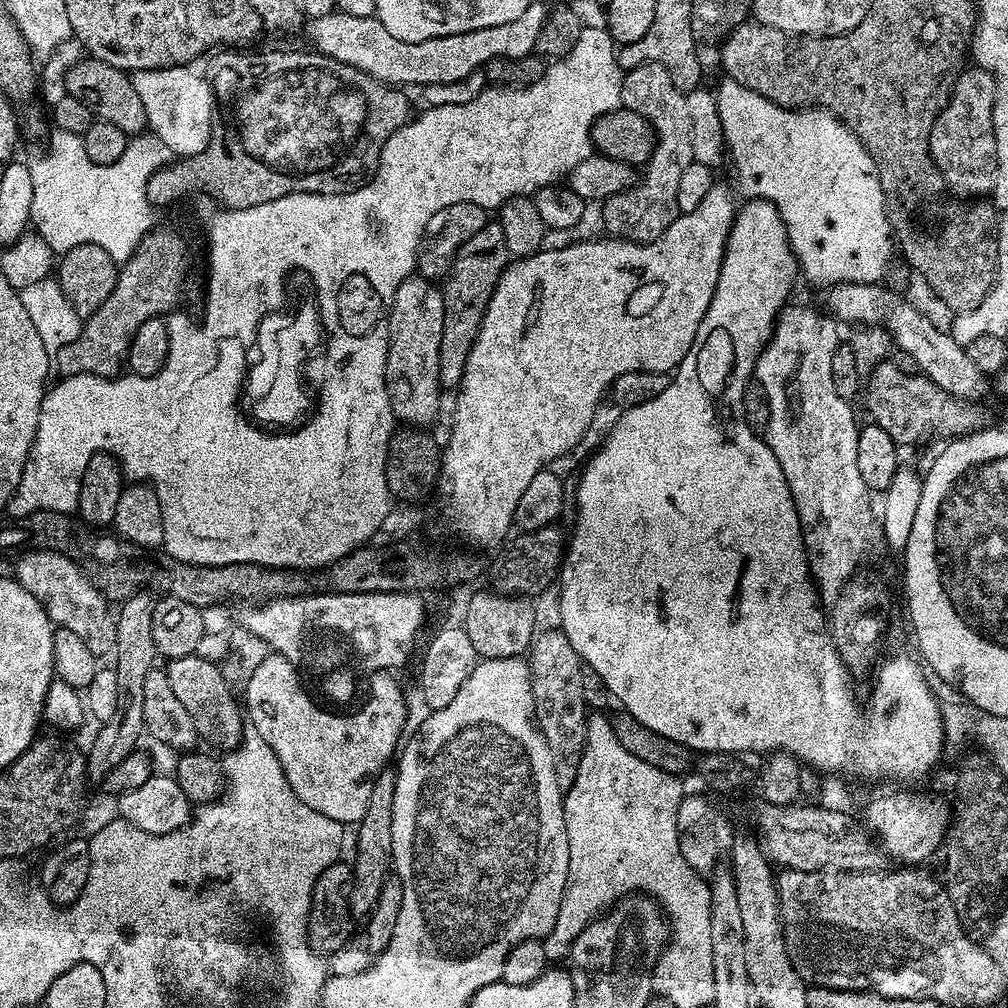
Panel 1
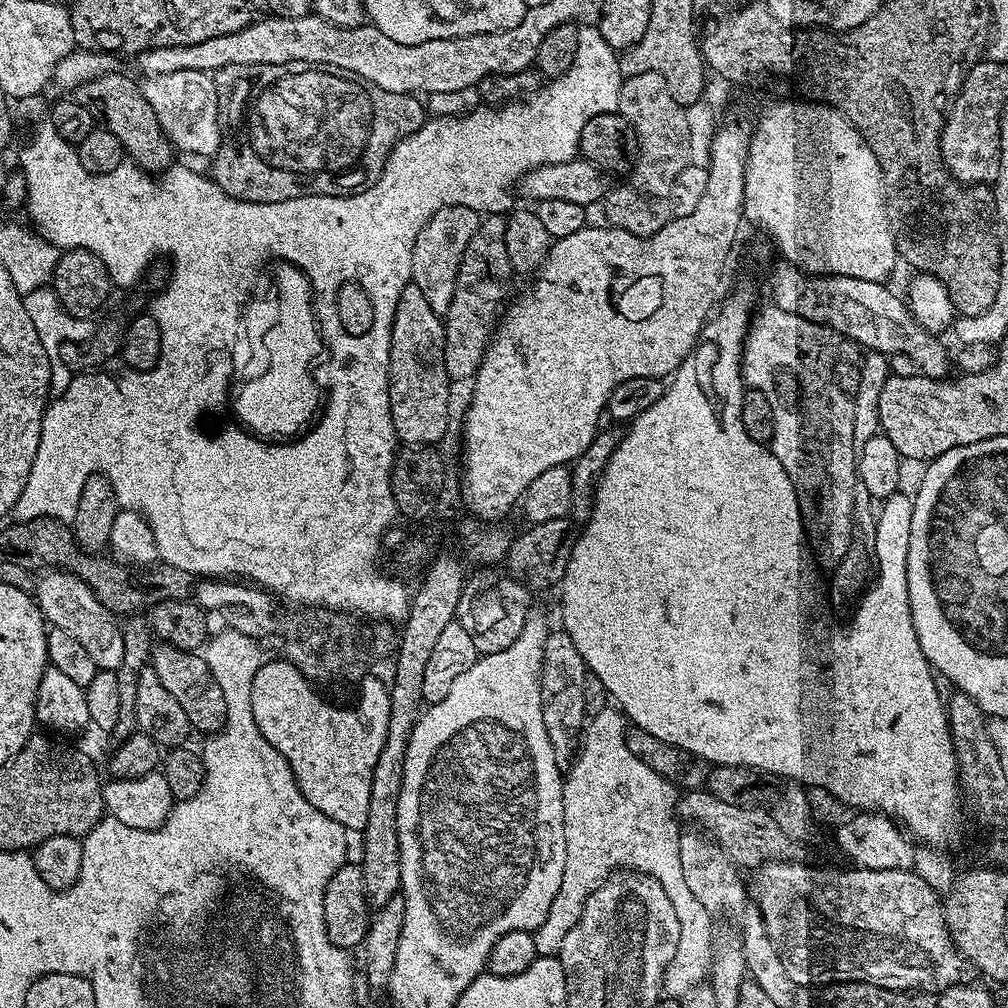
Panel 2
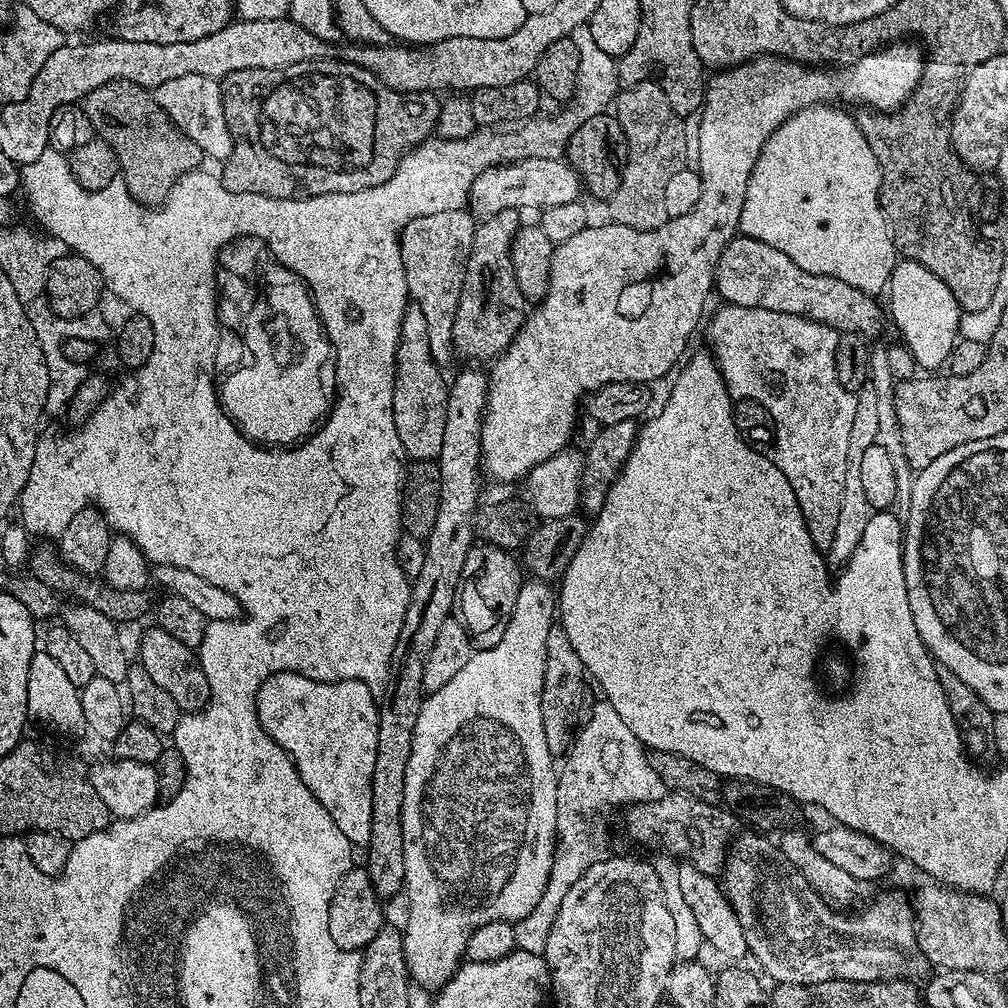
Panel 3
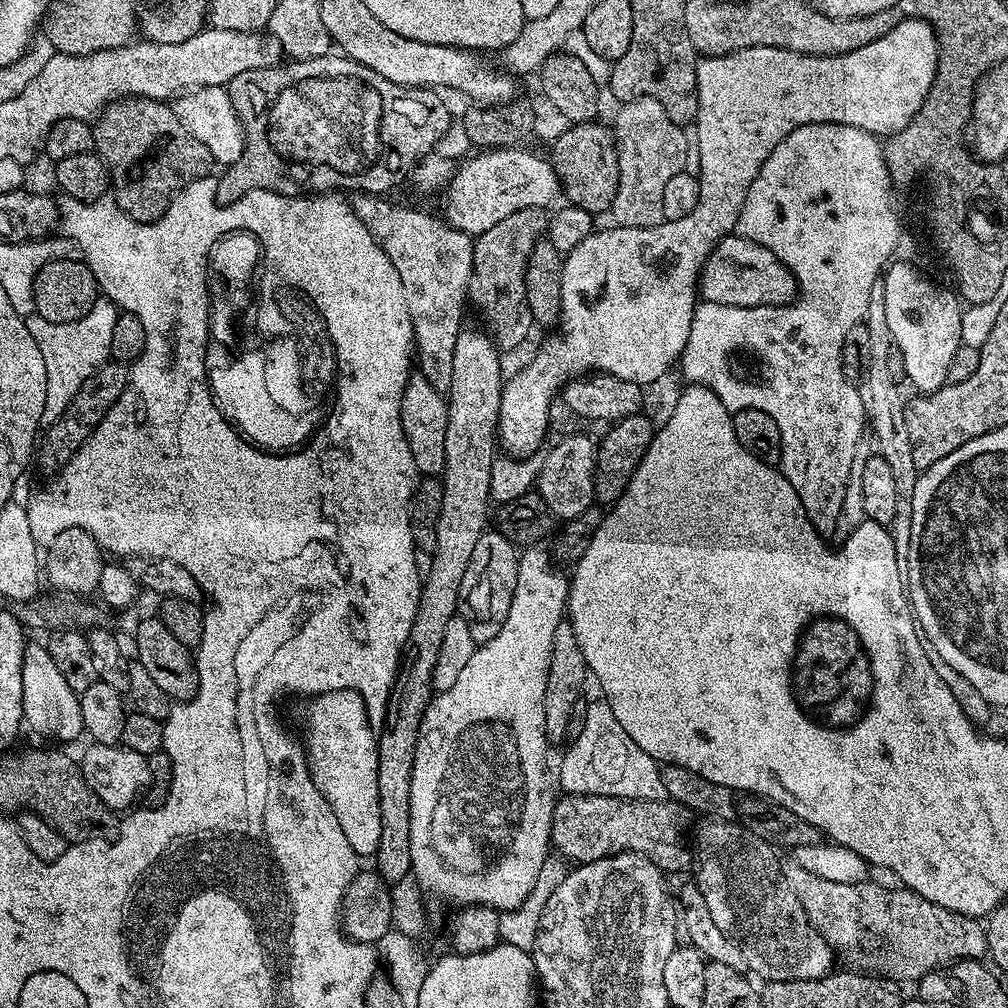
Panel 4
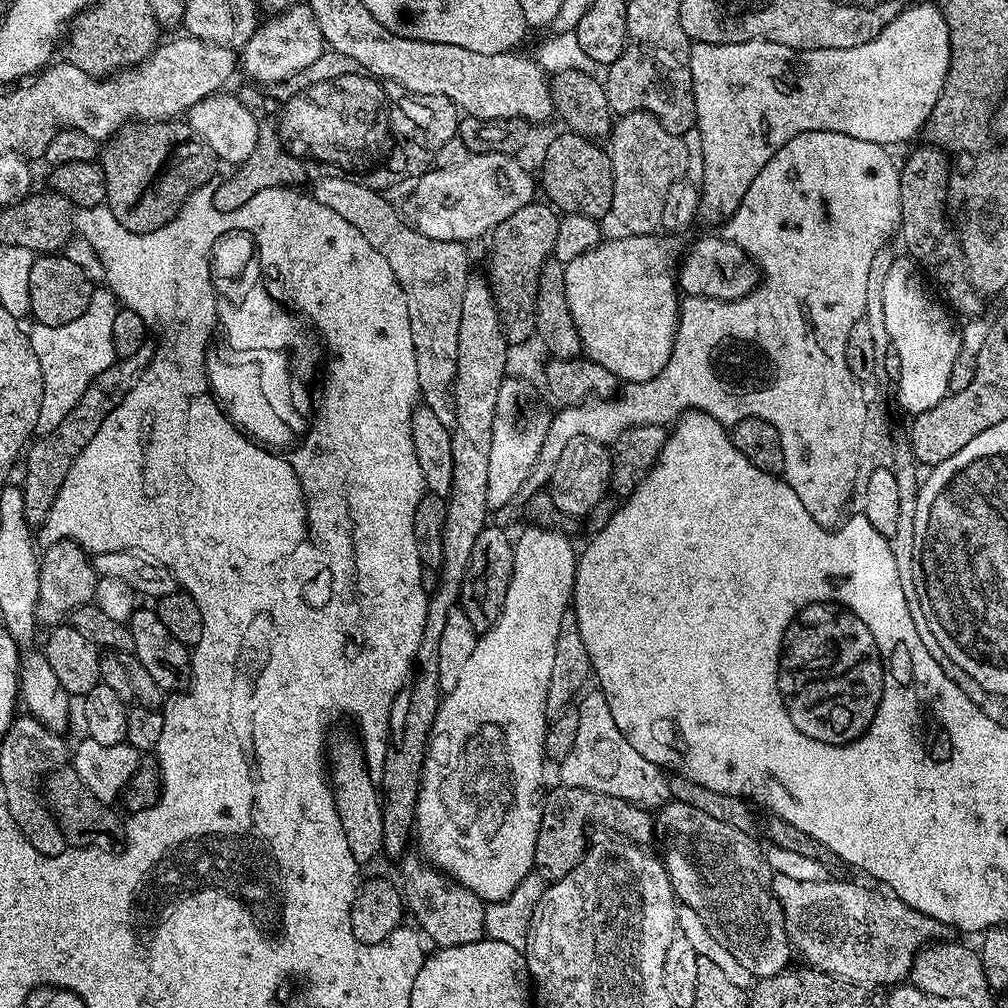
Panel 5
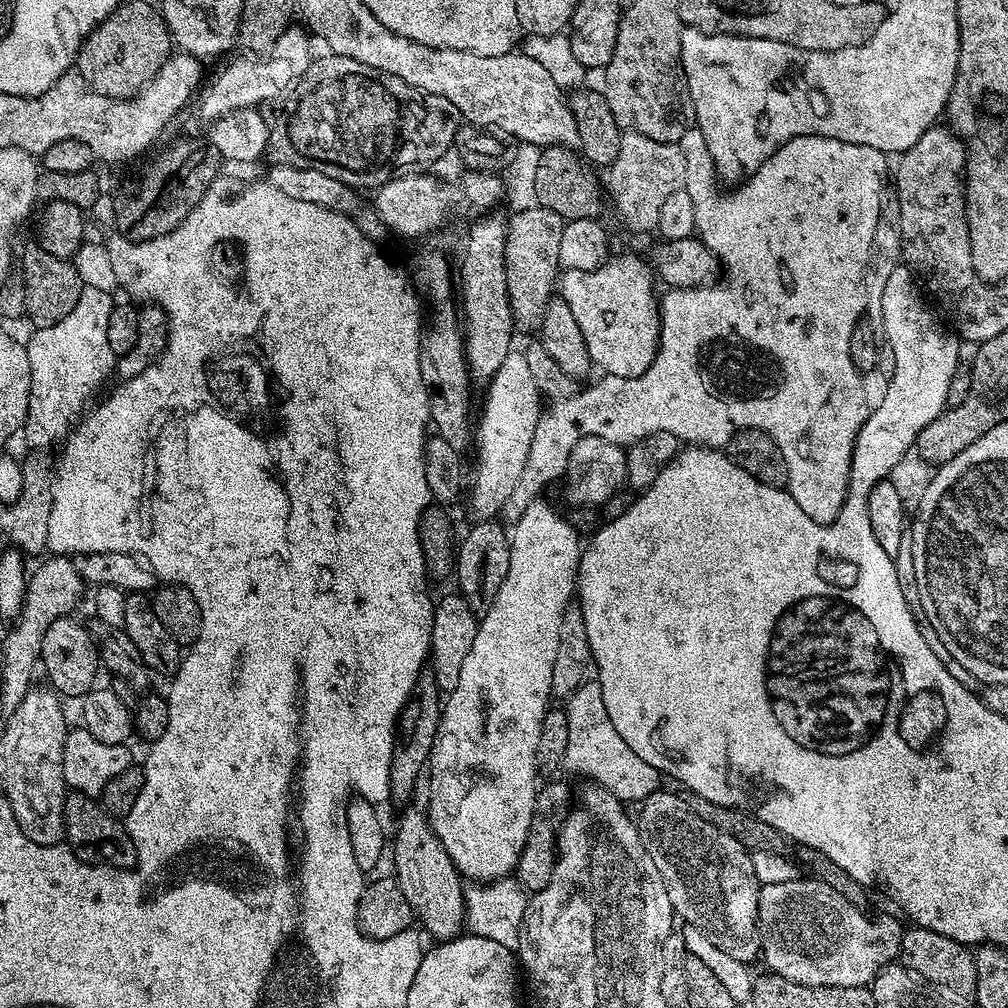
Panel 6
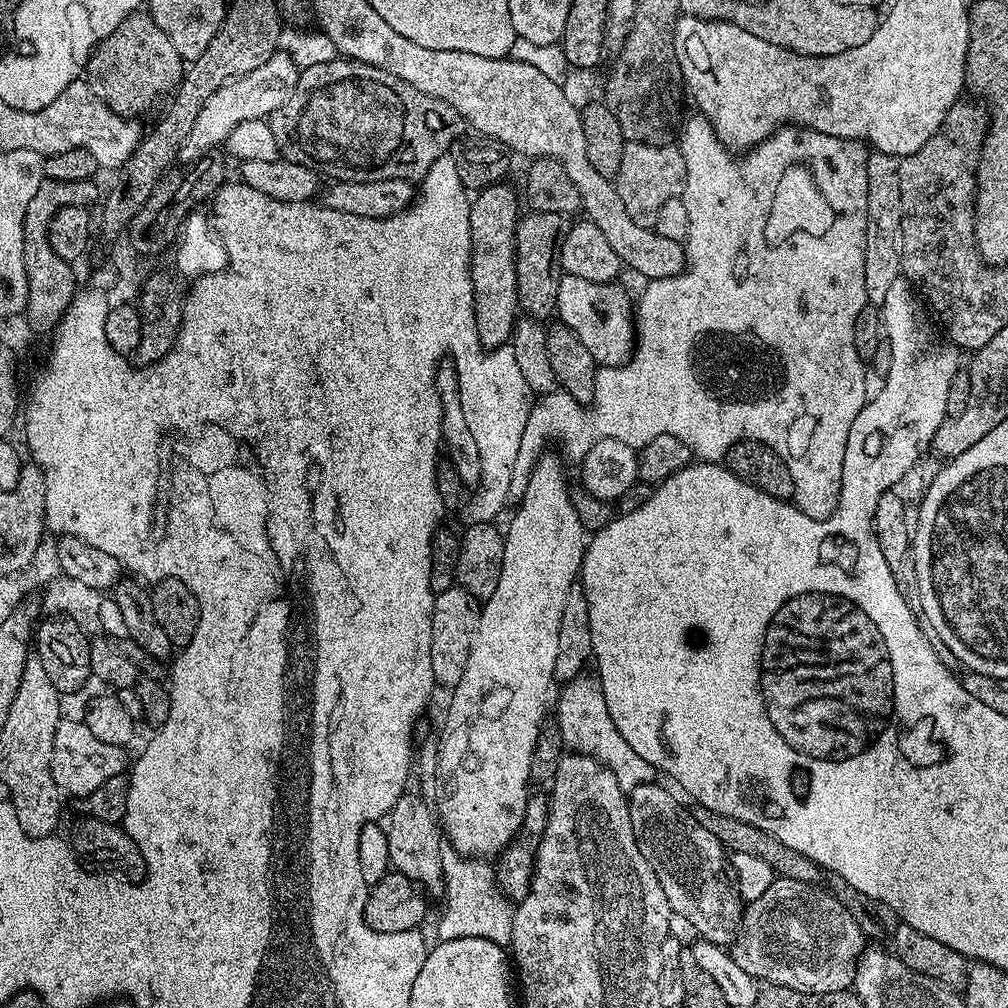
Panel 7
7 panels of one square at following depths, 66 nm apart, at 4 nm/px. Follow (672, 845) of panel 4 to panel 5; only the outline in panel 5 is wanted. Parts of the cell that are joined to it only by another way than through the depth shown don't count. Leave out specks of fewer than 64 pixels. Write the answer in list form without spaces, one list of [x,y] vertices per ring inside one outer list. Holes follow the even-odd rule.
[[[549,787],[543,797],[542,818],[536,843],[535,867],[539,871],[541,868],[548,878],[561,880],[580,861],[586,851],[584,831],[588,824],[601,824],[602,827],[617,832],[620,835],[617,837],[641,846],[651,845],[651,840],[654,840],[654,816],[651,811],[648,813],[644,809],[647,807],[585,788],[555,787]]]

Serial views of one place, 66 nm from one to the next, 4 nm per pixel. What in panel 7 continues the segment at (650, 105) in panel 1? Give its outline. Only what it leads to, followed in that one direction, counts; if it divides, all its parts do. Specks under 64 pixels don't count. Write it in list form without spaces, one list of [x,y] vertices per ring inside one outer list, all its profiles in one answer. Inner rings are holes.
[[[625,143],[622,166],[618,166],[614,183],[622,198],[622,206],[626,206],[626,214],[630,214],[630,218],[634,218],[638,226],[655,229],[659,208],[666,202],[670,202],[670,198],[683,197],[685,182],[686,162],[682,158],[679,147],[663,148]]]

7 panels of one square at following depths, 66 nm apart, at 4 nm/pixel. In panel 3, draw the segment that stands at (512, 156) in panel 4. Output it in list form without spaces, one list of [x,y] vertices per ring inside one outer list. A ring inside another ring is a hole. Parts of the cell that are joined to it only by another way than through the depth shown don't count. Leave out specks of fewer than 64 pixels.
[[[528,158],[487,168],[472,184],[467,203],[477,217],[483,218],[490,214],[498,214],[498,210],[543,210],[554,206],[566,206],[567,203],[579,201],[581,196],[580,176],[565,159]]]

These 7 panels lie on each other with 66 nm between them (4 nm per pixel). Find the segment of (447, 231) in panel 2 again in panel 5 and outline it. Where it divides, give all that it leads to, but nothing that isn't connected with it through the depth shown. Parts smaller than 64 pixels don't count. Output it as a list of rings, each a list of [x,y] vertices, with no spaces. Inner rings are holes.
[[[347,175],[336,178],[322,178],[311,185],[310,195],[322,206],[334,210],[334,214],[342,214],[382,258],[394,270],[394,278],[404,291],[406,310],[410,314],[410,338],[414,338],[414,362],[418,362],[418,386],[422,404],[434,412],[436,418],[447,428],[451,429],[456,411],[454,410],[454,378],[458,370],[458,326],[462,323],[462,290],[466,290],[466,282],[470,275],[468,269],[468,252],[463,243],[458,240],[439,240],[426,238],[418,229],[413,228],[409,221],[387,200],[384,194],[365,185],[360,185],[356,178],[347,180]]]

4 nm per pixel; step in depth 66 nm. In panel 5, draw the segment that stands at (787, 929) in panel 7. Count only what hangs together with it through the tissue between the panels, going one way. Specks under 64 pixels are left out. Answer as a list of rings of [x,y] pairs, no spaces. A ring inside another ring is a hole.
[[[776,876],[774,880],[774,895],[780,901],[790,943],[798,953],[799,959],[801,956],[808,963],[805,965],[809,969],[826,972],[839,980],[849,980],[850,983],[861,986],[899,985],[911,973],[917,952],[925,944],[943,937],[943,932],[946,932],[945,925],[934,918],[914,910],[891,894],[880,892],[871,892],[860,884],[847,884],[844,880],[832,878],[826,878],[822,882],[798,882],[794,878]]]

